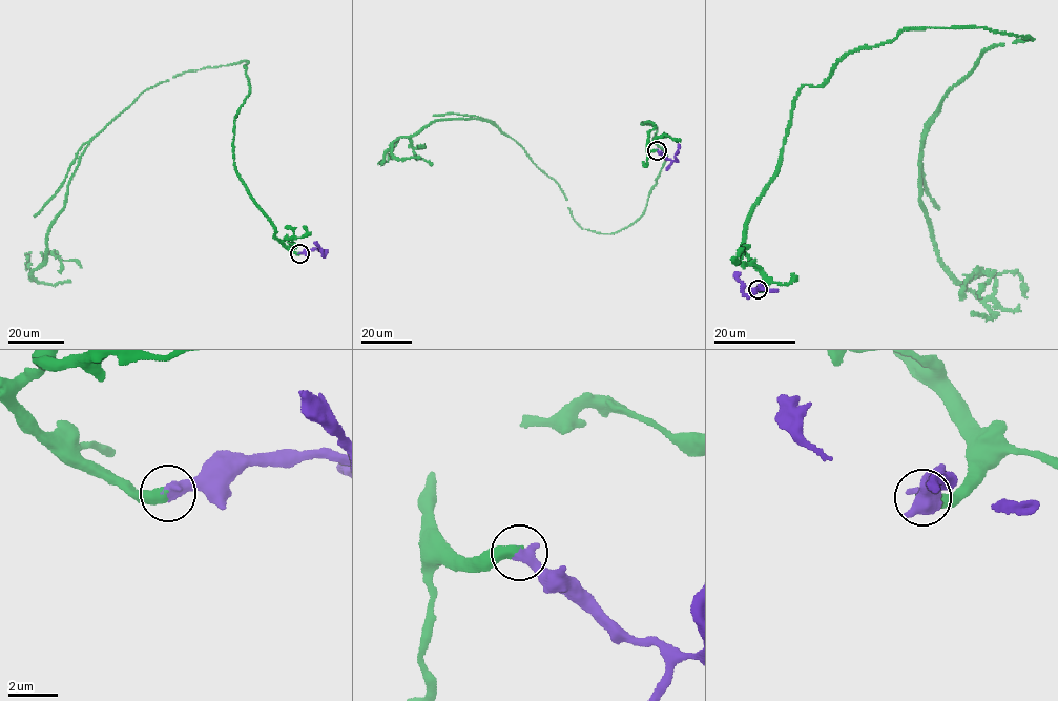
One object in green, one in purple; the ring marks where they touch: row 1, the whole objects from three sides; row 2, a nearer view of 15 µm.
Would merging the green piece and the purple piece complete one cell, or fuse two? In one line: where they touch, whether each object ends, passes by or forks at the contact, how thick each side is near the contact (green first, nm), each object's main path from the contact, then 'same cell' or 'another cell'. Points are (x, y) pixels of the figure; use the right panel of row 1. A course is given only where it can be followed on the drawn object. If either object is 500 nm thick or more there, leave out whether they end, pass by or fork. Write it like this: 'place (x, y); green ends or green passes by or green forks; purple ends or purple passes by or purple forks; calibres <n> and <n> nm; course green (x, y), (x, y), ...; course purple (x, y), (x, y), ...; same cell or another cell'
place (758, 289); calibres 480 and 500 nm; course green (758, 289), (799, 89), (982, 26), (1033, 38), (946, 94), (920, 201), (957, 281), (1025, 297); course purple (758, 289), (752, 293), (743, 292), (734, 271); same cell

